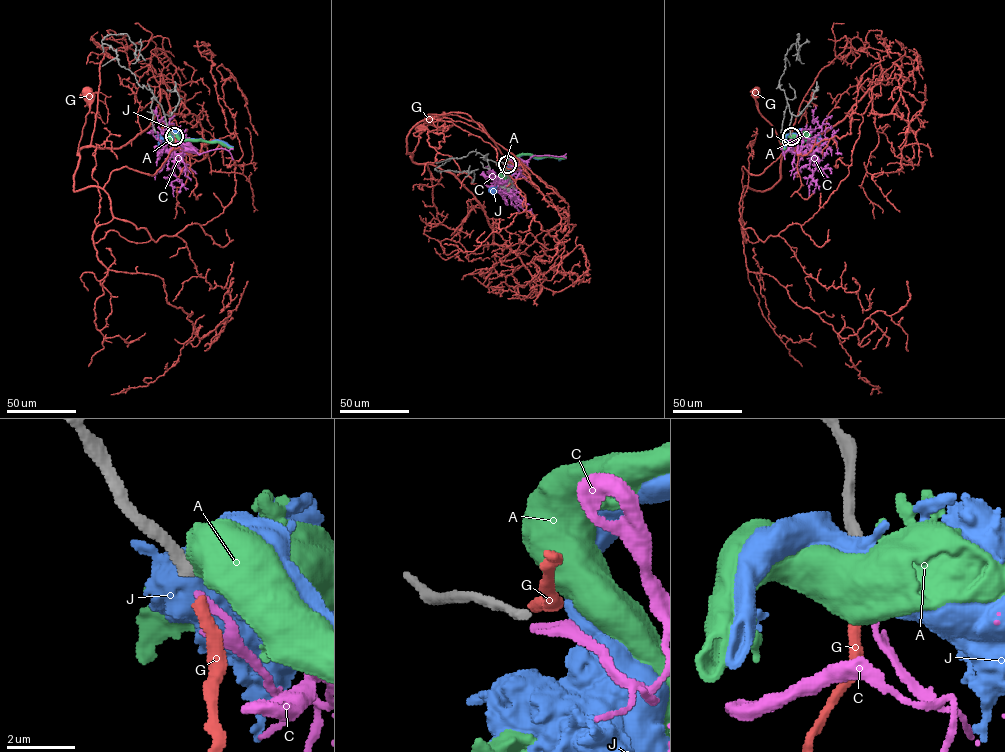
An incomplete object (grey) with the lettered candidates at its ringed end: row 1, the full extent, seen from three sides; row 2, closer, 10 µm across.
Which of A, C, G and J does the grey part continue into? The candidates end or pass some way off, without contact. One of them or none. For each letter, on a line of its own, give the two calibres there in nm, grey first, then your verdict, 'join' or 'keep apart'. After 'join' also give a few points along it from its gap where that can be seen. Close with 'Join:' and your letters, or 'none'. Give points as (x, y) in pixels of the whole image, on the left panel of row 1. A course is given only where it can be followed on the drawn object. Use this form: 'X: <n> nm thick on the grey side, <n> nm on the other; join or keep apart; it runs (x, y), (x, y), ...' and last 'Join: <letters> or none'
A: 320 nm thick on the grey side, 550 nm on the other; keep apart
C: 320 nm thick on the grey side, 240 nm on the other; keep apart
G: 320 nm thick on the grey side, 360 nm on the other; join; it runs (175, 137), (155, 174), (122, 167), (102, 188), (74, 191), (89, 110), (87, 90)
J: 320 nm thick on the grey side, 750 nm on the other; keep apart
Join: G

